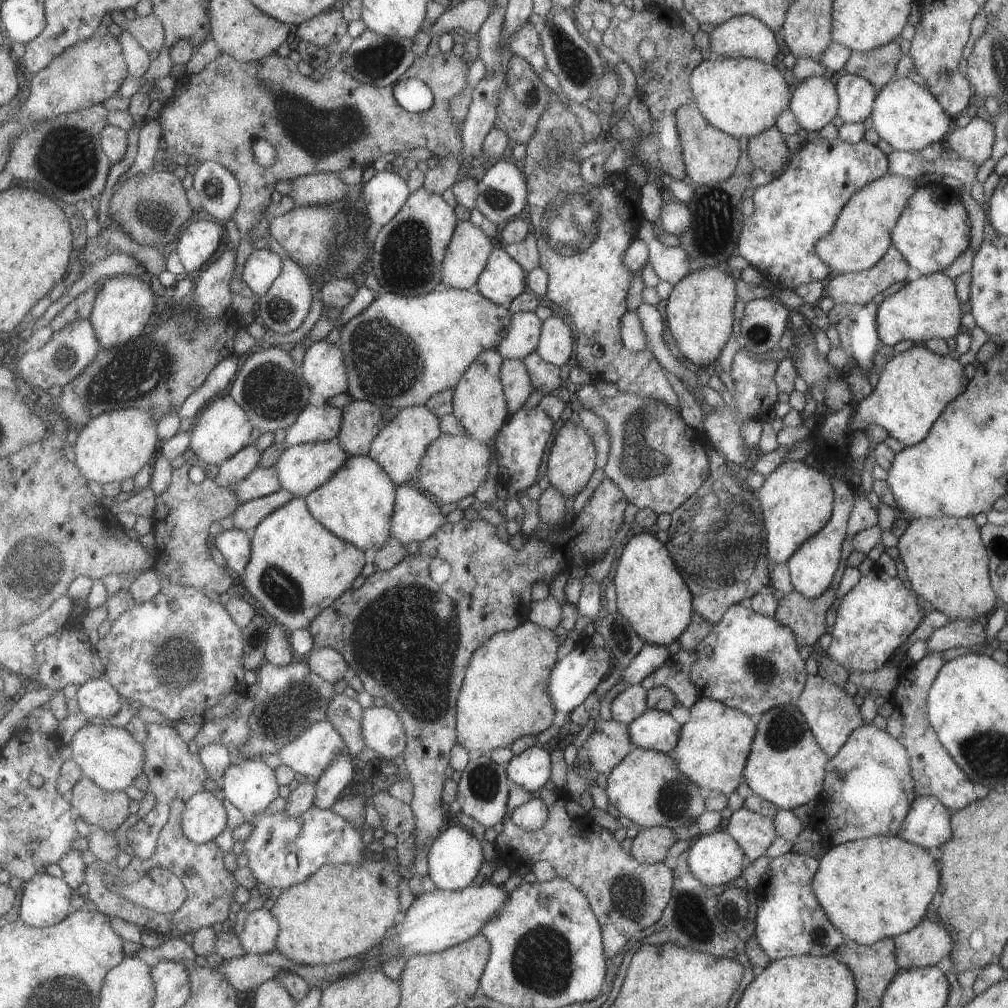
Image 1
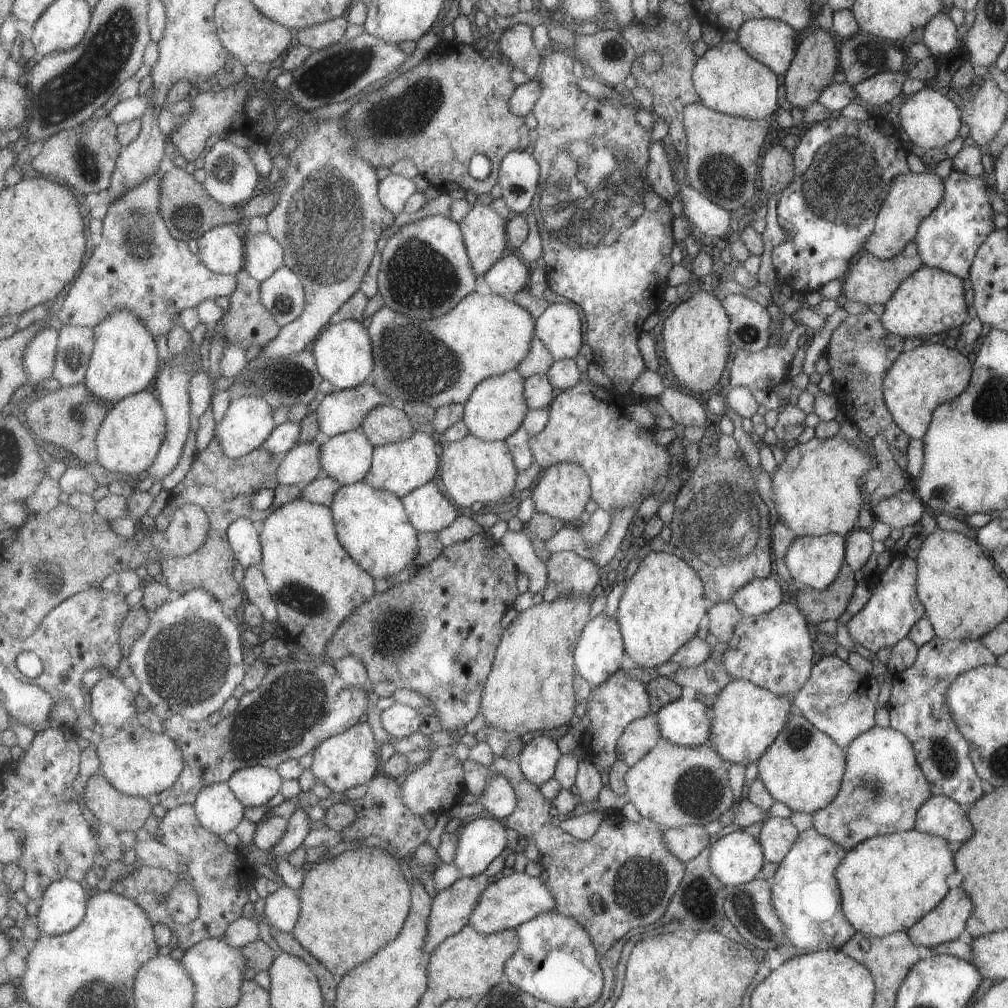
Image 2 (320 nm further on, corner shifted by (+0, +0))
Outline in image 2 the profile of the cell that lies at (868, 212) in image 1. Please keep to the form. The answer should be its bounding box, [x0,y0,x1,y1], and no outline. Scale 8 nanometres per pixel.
[863,170,944,259]

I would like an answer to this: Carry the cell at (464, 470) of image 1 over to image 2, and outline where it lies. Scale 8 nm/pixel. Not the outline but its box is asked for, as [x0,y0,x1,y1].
[438,433,518,508]

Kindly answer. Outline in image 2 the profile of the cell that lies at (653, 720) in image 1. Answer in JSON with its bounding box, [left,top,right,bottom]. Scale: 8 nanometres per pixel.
[656,699,710,747]

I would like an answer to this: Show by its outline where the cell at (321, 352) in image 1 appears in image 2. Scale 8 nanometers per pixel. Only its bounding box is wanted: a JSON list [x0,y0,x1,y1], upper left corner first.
[312,319,374,390]

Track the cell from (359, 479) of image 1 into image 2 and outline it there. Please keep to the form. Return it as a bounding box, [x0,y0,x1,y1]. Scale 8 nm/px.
[330,481,418,579]

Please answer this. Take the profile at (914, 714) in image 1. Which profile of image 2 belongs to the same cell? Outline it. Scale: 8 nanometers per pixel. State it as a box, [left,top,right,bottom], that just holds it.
[882,637,996,804]

